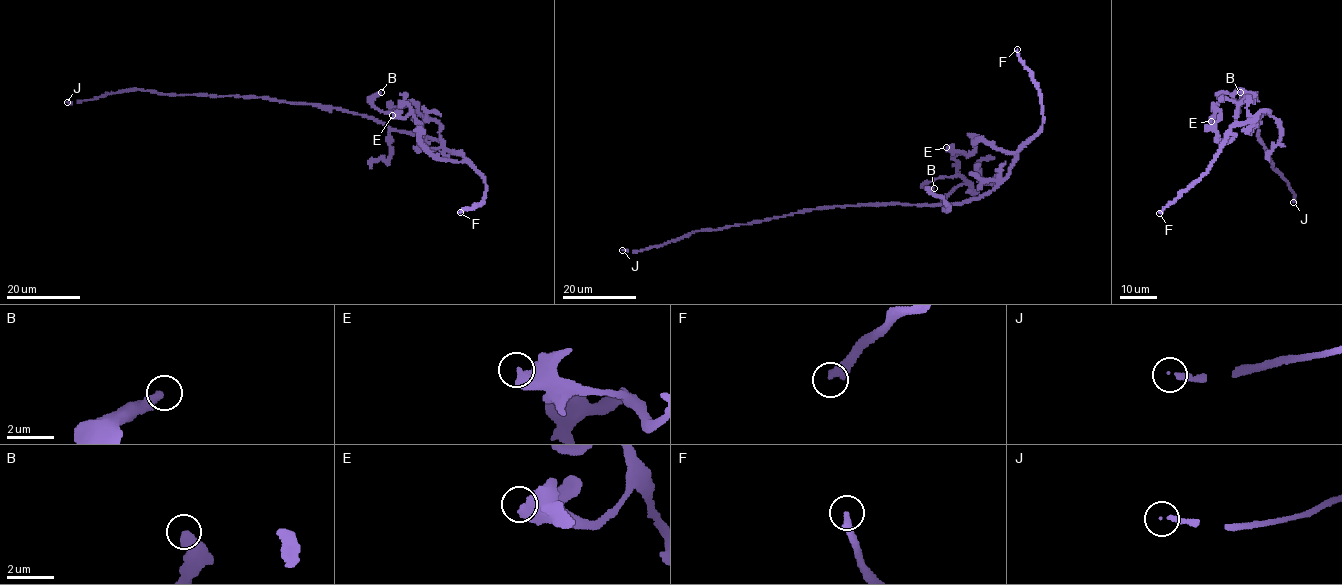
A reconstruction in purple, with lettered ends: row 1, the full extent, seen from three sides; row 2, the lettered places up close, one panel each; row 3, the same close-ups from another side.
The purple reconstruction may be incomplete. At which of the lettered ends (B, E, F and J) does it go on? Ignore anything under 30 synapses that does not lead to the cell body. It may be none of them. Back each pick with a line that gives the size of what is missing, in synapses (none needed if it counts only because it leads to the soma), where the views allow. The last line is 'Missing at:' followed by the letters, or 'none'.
J: 300 syn
Missing at: J

